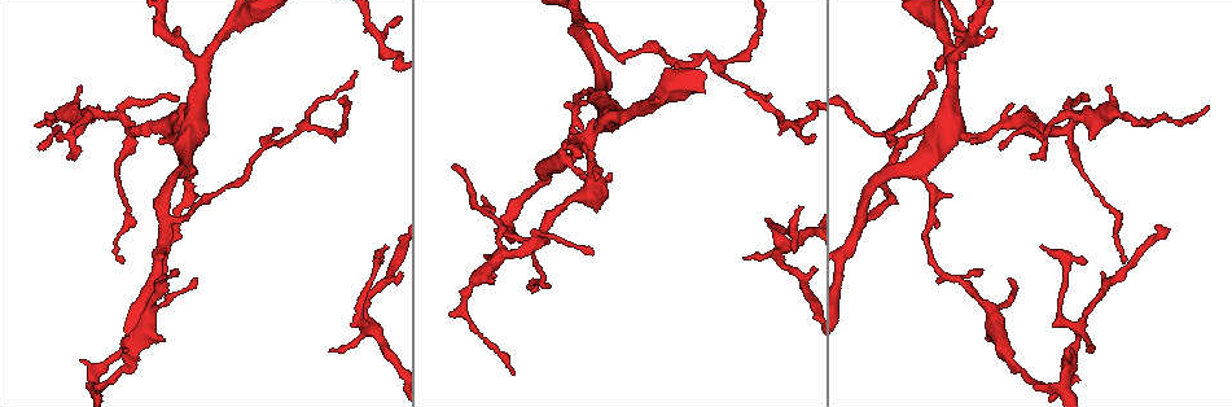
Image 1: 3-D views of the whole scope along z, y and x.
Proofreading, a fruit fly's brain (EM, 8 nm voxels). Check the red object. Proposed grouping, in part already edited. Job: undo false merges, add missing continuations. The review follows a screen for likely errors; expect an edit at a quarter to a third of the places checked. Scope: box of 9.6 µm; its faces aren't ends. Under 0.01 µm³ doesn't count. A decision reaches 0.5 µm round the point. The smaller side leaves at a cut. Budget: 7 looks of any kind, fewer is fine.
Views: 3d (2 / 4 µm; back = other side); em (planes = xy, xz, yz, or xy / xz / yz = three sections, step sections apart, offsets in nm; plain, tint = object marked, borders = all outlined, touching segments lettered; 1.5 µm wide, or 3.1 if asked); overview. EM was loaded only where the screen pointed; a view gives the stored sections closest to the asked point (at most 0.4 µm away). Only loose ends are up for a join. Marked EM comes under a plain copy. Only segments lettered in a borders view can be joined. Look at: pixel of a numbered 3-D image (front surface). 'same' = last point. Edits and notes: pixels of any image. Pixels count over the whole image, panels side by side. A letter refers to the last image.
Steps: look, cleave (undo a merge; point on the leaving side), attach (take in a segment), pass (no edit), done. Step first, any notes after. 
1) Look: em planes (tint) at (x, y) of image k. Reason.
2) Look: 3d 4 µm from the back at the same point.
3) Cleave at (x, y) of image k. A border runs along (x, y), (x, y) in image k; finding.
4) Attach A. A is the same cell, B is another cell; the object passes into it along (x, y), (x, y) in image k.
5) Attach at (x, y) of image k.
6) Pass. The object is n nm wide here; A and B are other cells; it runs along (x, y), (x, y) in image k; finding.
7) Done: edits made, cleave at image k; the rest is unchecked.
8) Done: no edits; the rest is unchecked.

Look: 3d 2 µm at (67, 157) of image 1. Thin end.

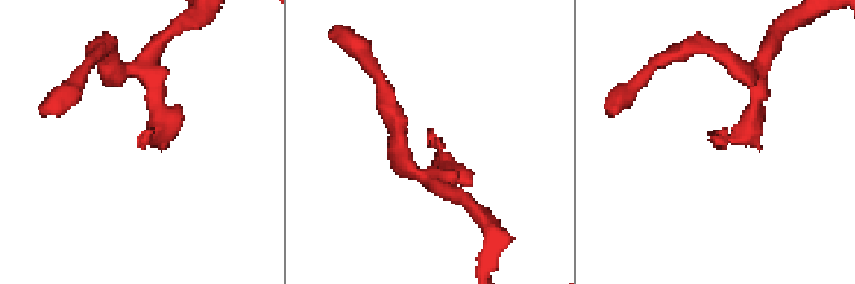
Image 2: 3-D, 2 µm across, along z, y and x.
Look: em xz step 8 (borders) at (712, 138) of image 2. Now the EM.

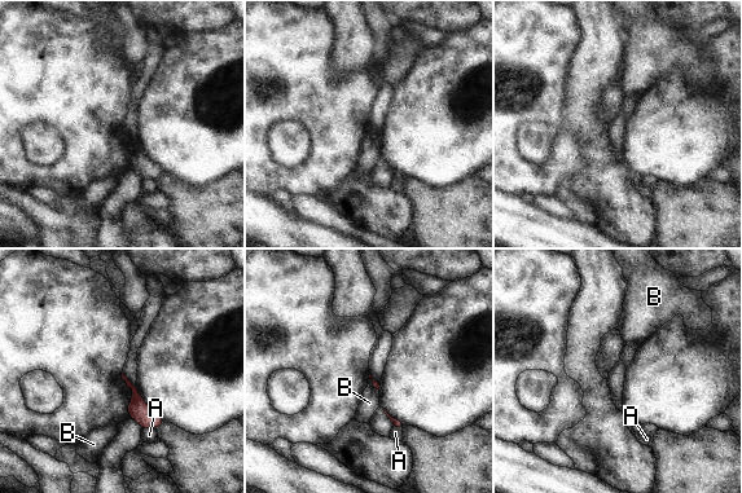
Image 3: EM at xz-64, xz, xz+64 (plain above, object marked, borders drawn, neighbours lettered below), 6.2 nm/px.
Look: em planes (borders) at the same point.

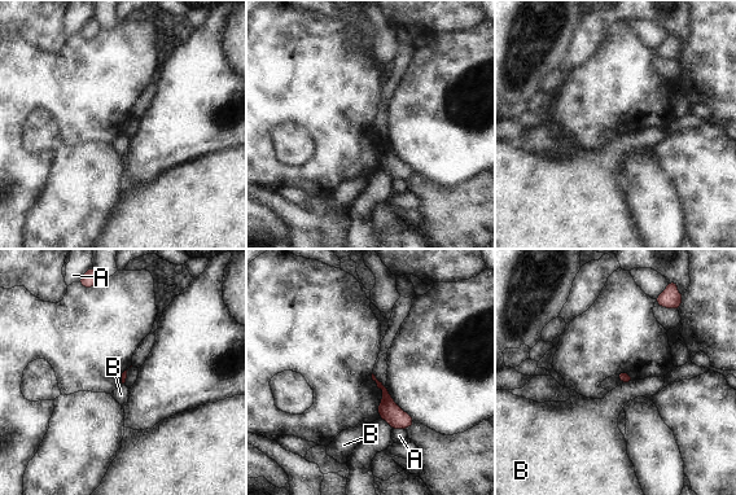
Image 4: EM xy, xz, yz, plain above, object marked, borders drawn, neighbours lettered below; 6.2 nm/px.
Pass. The longest contact is with A, 80 nm; A and B are other cells; no lettered segment goes on from it.

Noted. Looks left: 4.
Look: em xz step 8 (tint) at (1132, 117) of image 1. Thick turns thin.

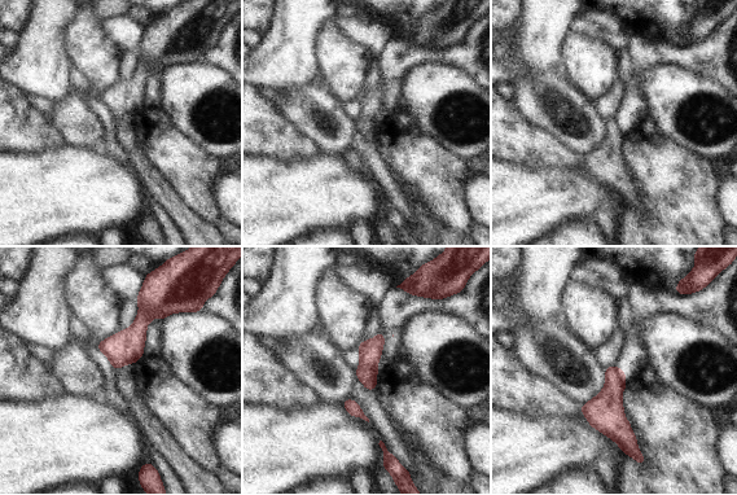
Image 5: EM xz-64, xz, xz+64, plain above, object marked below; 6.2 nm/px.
Look: em planes (borders) at the same point.

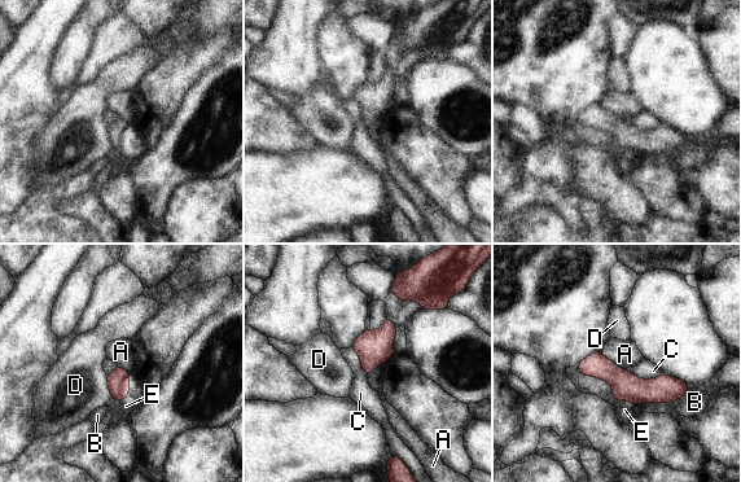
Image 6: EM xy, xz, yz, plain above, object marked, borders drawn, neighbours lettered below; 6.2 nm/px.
Pass. The object is 140 nm wide here; A, B, C, D and E are other cells; a border runs along (601, 353), (623, 369) in image 6; all the same neuron.

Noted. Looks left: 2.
Look: em yz step 4 (tint) at (176, 100) of image 1. Thin end.

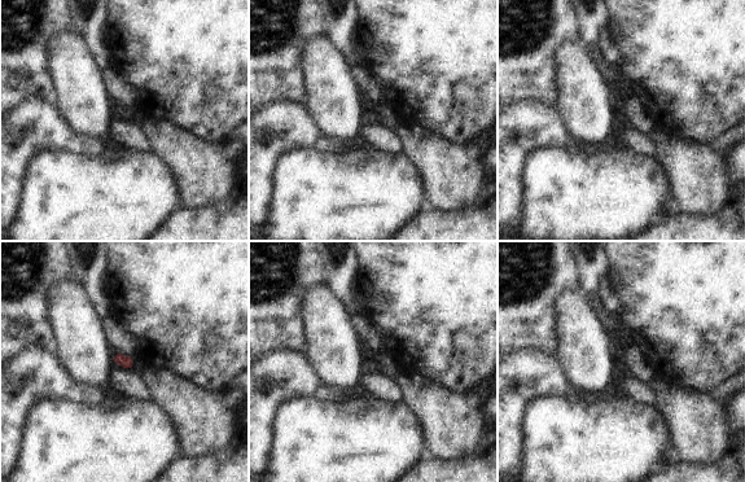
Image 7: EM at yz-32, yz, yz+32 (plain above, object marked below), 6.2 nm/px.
Look: em planes (borders) at the same point.

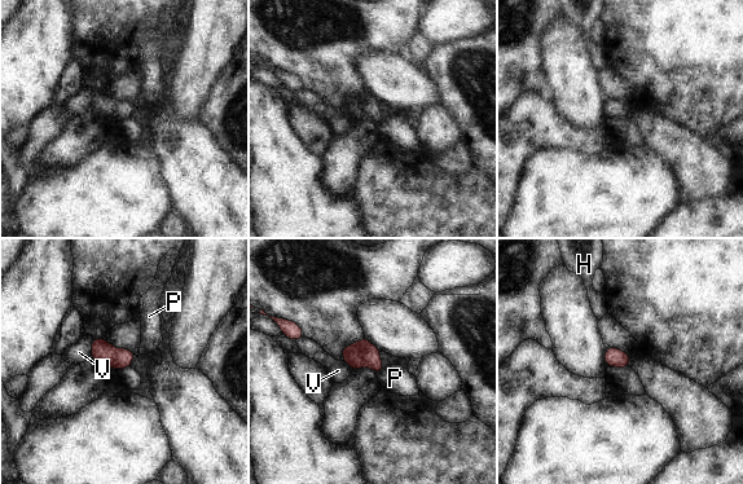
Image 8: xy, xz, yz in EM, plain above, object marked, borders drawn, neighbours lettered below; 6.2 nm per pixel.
Pass. The object is 110 nm wide here; H, P and V are other cells; none of them fits.

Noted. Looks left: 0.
Done: no edits; the rest is unchecked.

